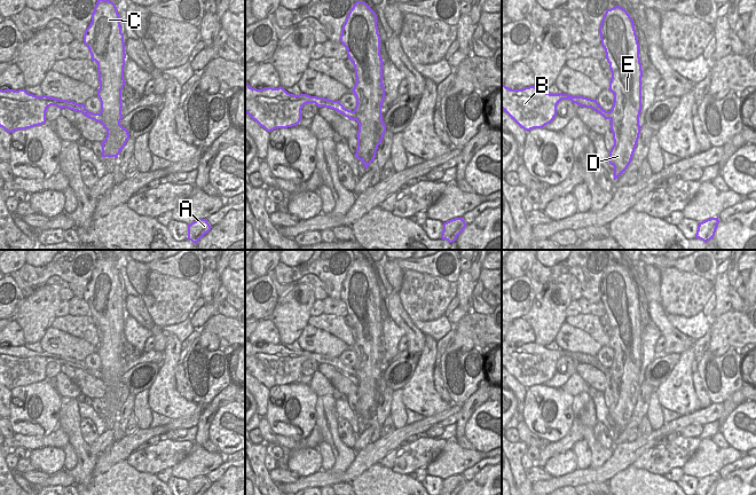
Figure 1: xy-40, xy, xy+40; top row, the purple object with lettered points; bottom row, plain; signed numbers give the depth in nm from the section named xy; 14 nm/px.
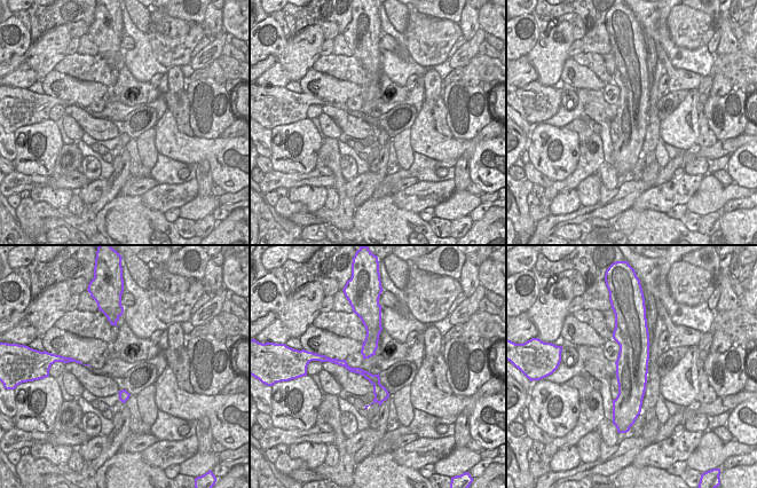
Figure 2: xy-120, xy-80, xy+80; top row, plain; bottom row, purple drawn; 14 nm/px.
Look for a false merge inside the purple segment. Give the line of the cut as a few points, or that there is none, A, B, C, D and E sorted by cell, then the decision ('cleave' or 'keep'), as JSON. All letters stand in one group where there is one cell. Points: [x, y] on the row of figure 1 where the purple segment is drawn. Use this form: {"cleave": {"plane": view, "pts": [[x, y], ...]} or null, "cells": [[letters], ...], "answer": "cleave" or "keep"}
{"cleave": {"plane": "xy-40", "pts": [[100, 112], [103, 125]]}, "cells": [["A", "C", "D", "E"], ["B"]], "answer": "cleave"}

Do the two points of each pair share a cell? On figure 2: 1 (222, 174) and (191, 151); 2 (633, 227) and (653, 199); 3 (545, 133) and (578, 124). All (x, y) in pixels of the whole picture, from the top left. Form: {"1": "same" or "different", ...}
{"1": "same", "2": "different", "3": "different"}

